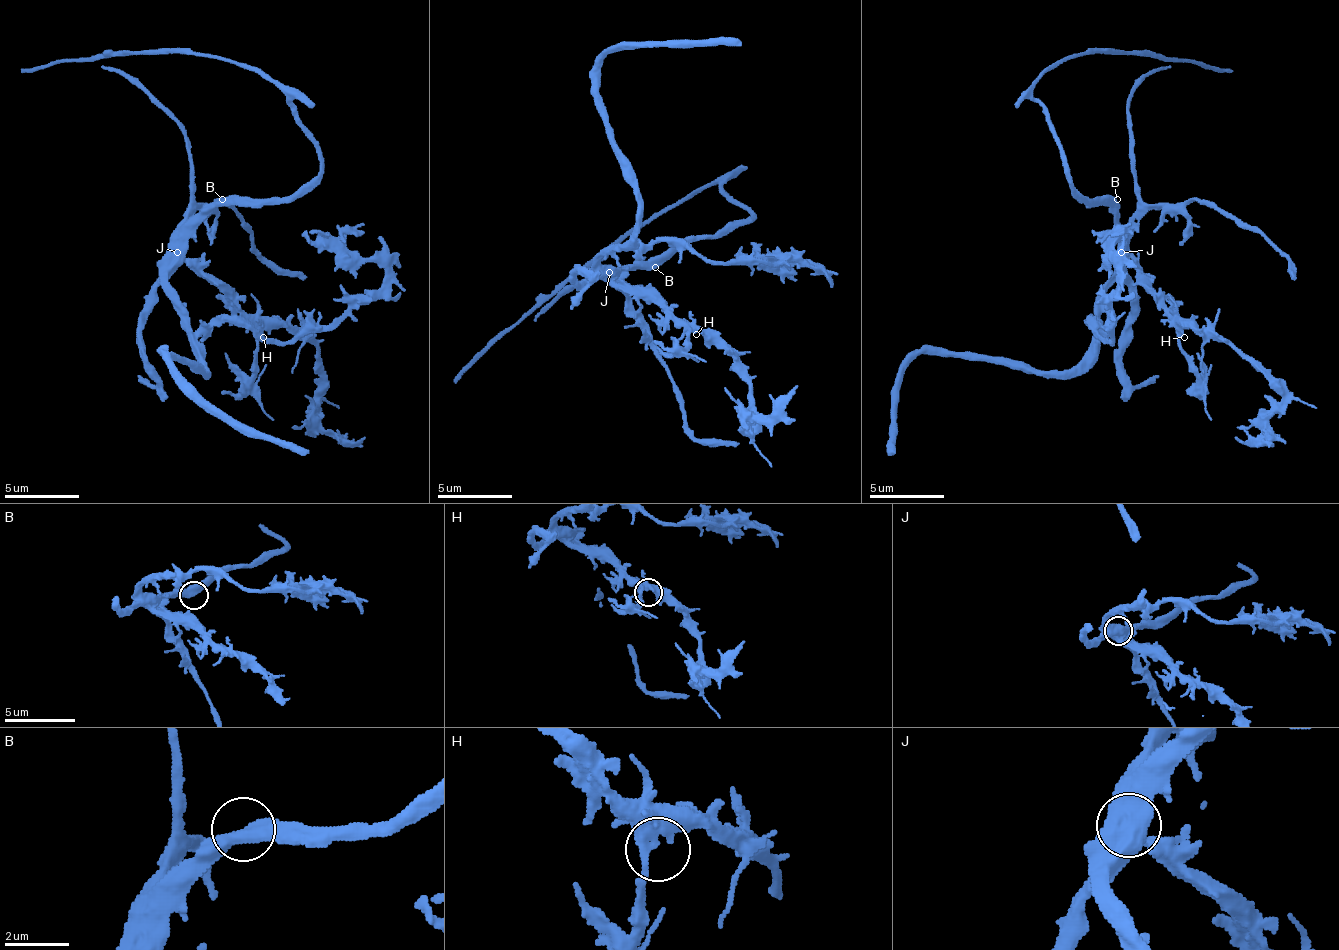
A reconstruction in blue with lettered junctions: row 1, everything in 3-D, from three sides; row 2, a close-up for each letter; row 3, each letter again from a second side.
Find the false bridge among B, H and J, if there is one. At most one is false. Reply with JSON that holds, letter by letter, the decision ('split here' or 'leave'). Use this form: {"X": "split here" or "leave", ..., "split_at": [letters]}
{"B": "leave", "H": "leave", "J": "split here", "split_at": ["J"]}

